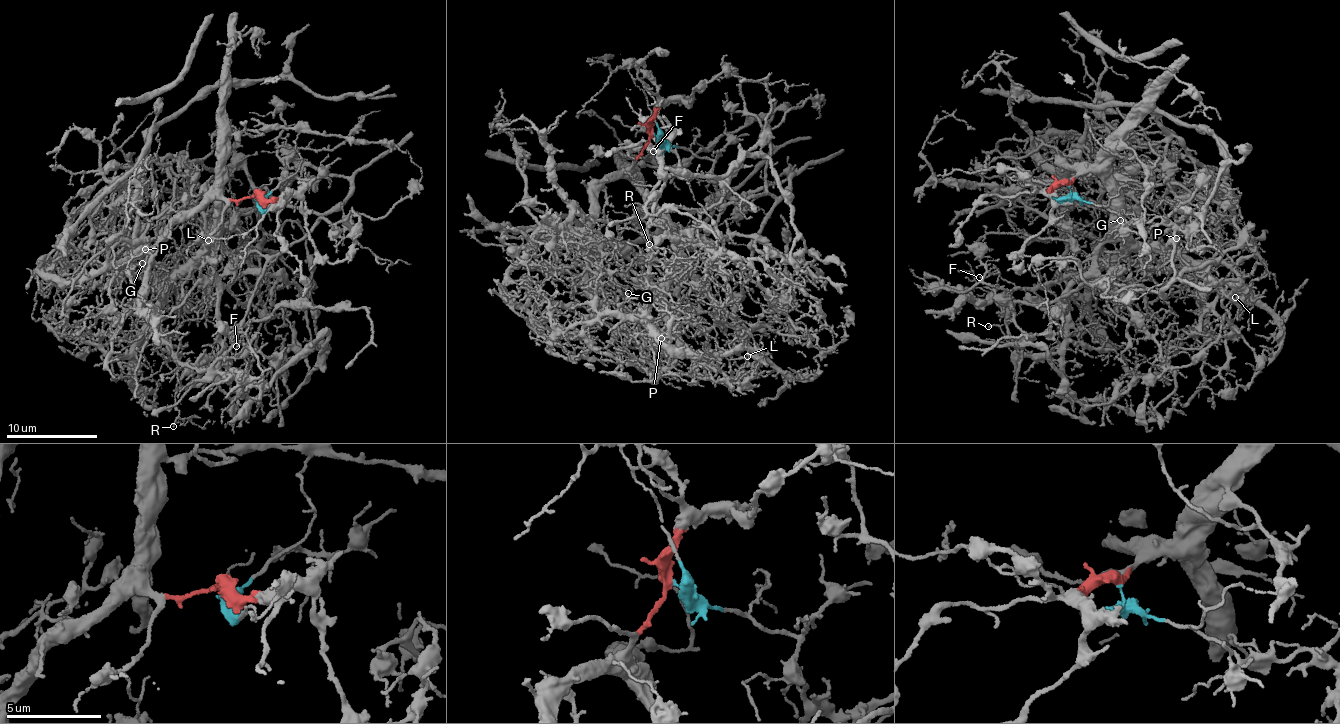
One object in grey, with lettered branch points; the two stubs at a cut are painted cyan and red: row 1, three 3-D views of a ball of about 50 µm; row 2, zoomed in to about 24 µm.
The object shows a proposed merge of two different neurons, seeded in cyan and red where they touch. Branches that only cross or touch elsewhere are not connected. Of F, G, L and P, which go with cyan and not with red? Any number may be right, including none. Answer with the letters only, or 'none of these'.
F

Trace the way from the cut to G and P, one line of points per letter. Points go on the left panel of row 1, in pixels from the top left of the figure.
G: (258, 193), (193, 207), (169, 237), (144, 248), (135, 241), (127, 244), (125, 268), (116, 273), (143, 262)
P: (258, 193), (227, 199), (218, 189), (218, 241), (187, 273), (162, 288), (141, 261), (145, 249)

